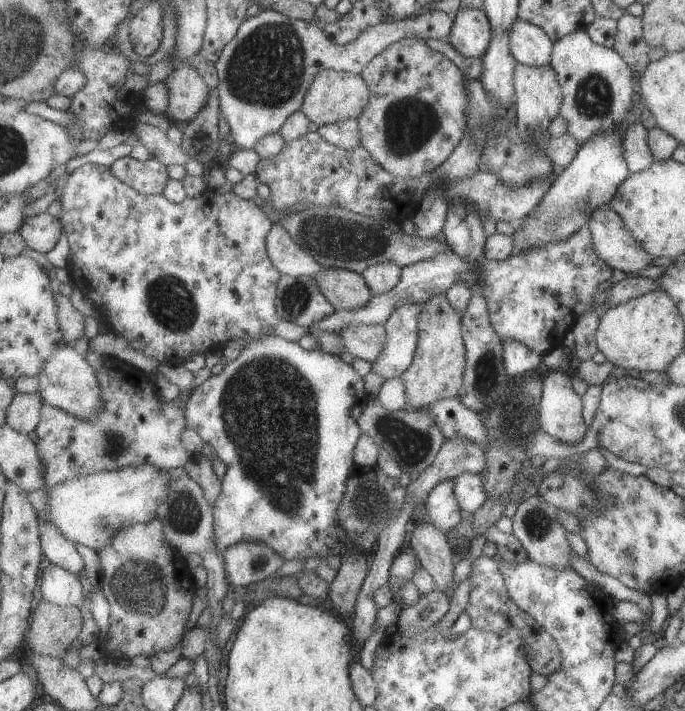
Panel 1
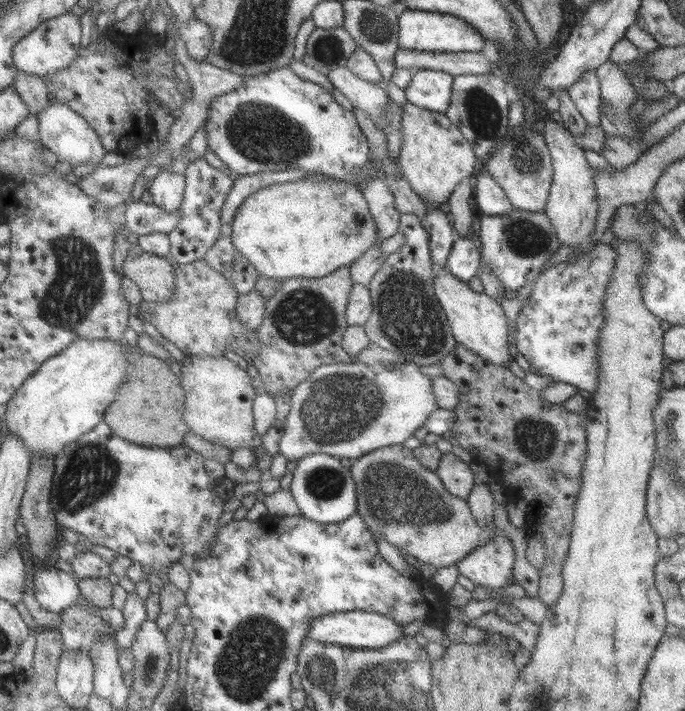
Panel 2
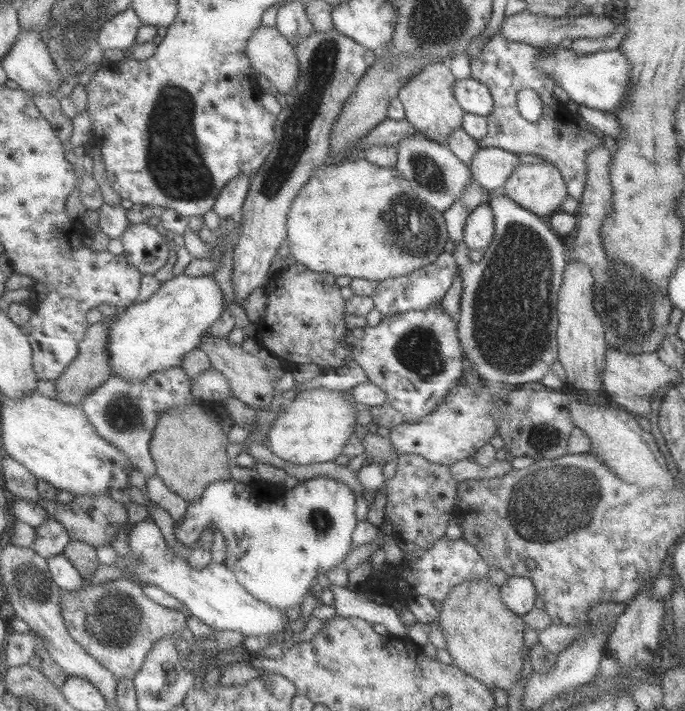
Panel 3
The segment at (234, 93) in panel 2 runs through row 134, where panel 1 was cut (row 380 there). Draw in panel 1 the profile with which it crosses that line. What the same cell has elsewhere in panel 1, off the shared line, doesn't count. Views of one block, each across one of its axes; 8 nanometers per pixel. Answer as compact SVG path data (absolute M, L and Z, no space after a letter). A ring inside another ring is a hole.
M265 335L262 336L260 339L252 340L250 343L248 343L242 350L239 356L234 360L228 363L227 366L223 368L223 370L218 375L213 375L209 377L206 381L201 383L198 387L195 387L188 402L185 411L186 419L188 420L188 426L196 431L202 438L203 442L206 442L213 446L218 458L227 466L225 476L222 480L223 482L223 492L220 494L220 497L218 498L218 501L216 502L216 505L214 506L214 513L215 513L215 544L217 547L217 550L220 553L223 553L231 546L237 543L242 542L258 542L258 543L265 543L268 544L269 547L271 547L276 553L282 554L286 560L297 560L297 558L311 558L311 556L320 556L322 557L322 562L324 562L325 557L329 556L329 554L338 554L339 556L343 557L345 555L348 555L349 553L363 553L357 548L354 548L352 546L349 546L348 544L343 545L341 543L341 539L344 538L354 538L356 535L356 538L359 536L356 533L348 533L343 527L340 526L340 516L339 516L339 506L342 503L342 500L344 499L345 493L346 493L346 486L348 483L349 475L352 474L352 471L355 470L355 467L357 467L356 460L354 459L354 452L356 451L357 443L360 442L361 435L364 433L362 431L361 425L358 423L358 420L360 416L363 413L364 408L368 405L368 402L370 400L370 396L367 395L367 390L365 390L365 378L353 368L352 365L347 364L345 360L341 360L341 358L337 355L329 354L328 352L325 352L321 347L317 349L312 350L305 350L301 344L299 344L298 341L292 341L287 340L286 338L283 338L279 335Z

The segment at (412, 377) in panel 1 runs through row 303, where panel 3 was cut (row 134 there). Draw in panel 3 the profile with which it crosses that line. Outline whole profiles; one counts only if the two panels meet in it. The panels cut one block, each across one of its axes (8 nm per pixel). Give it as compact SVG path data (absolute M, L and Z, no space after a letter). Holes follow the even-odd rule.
M447 61L431 62L405 84L398 96L405 106L407 120L423 135L438 143L445 144L449 135L463 123L464 110L453 96L455 80Z

